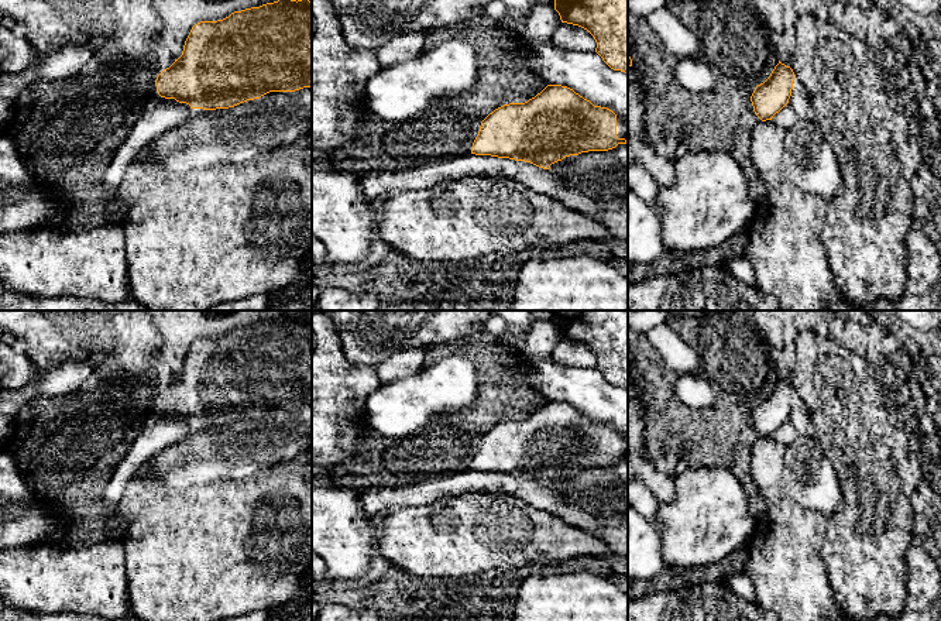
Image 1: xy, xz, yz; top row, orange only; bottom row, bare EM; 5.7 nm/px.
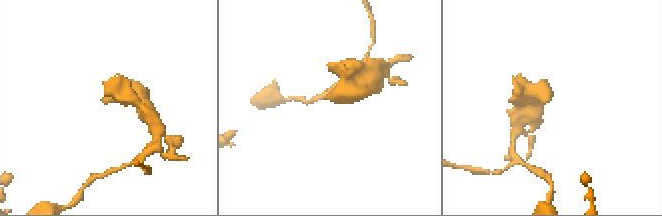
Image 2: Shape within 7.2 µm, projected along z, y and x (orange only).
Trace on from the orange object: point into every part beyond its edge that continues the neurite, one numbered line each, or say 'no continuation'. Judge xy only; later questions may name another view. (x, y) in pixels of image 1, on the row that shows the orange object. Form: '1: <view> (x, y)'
1: xy (153, 99)

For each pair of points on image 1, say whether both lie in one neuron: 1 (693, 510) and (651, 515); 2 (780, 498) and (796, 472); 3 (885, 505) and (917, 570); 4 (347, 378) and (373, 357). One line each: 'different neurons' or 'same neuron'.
1: different neurons
2: different neurons
3: different neurons
4: different neurons

